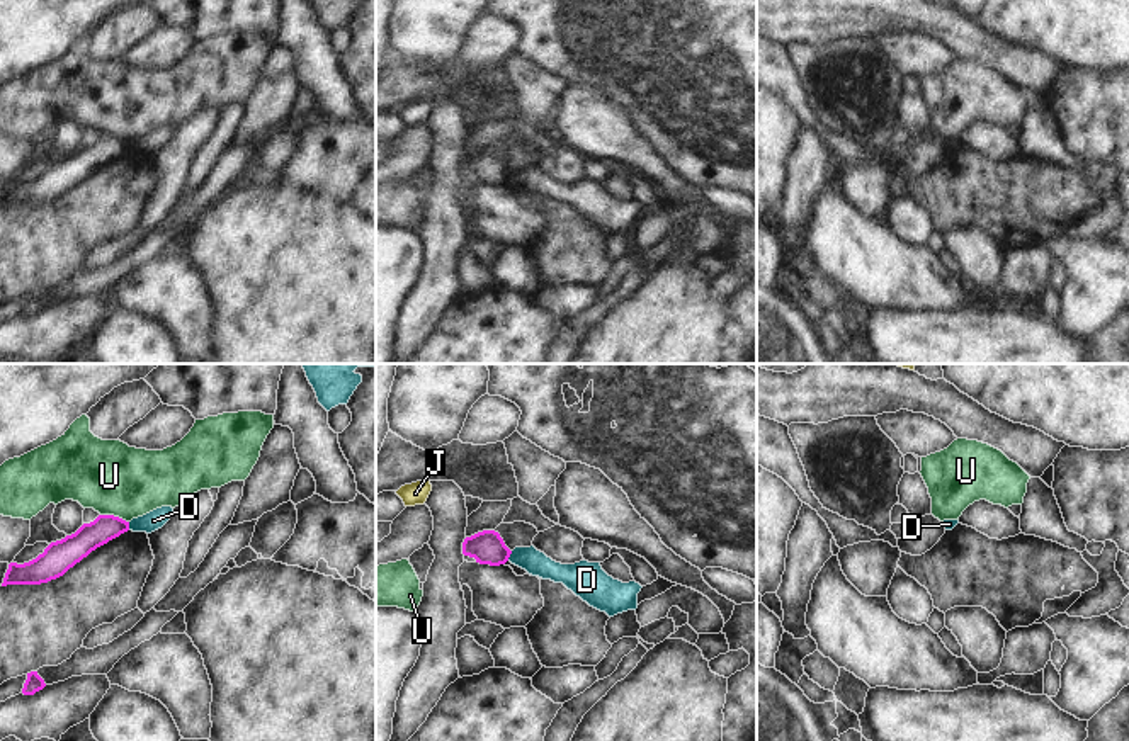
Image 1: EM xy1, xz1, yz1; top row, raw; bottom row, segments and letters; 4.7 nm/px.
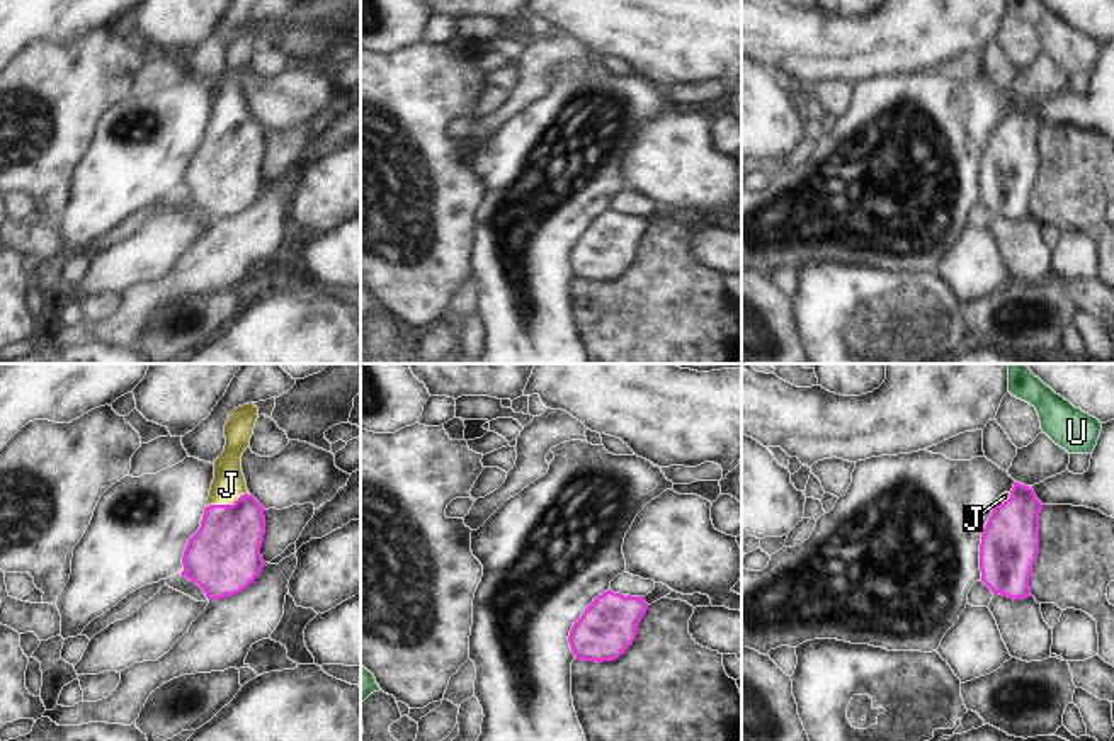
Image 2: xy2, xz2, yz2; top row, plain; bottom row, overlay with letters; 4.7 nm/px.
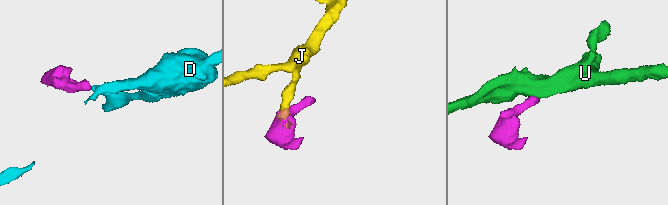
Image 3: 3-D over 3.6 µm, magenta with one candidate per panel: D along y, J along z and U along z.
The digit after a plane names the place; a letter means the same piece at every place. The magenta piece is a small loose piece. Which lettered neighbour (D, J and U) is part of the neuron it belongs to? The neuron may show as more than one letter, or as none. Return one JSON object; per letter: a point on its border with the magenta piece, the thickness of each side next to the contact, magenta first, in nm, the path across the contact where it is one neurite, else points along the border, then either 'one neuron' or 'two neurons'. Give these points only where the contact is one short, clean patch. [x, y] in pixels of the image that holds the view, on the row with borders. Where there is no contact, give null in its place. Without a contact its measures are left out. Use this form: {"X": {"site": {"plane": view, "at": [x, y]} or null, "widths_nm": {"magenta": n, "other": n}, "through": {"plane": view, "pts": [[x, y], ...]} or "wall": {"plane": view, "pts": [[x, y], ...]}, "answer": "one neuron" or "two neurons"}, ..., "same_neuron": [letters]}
{"D": {"site": {"plane": "xz1", "at": [509, 556]}, "widths_nm": {"magenta": 160, "other": 120}, "wall": {"plane": "xz1", "pts": [[512, 551], [507, 559]]}, "answer": "two neurons"}, "J": {"site": {"plane": "xy2", "at": [227, 505]}, "widths_nm": {"magenta": 360, "other": 160}, "through": {"plane": "xy2", "pts": [[223, 556], [227, 505], [228, 485]]}, "answer": "one neuron"}, "U": {"site": {"plane": "xy1", "at": [114, 517]}, "widths_nm": {"magenta": 130, "other": 340}, "wall": {"plane": "xy1", "pts": [[101, 514], [111, 514], [128, 522]]}, "answer": "two neurons"}, "same_neuron": ["J"]}

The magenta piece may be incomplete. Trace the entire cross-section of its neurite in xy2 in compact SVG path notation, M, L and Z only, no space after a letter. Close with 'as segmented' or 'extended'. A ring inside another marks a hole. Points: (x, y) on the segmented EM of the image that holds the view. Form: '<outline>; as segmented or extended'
M253 403L235 408L225 425L226 445L214 461L214 479L199 530L189 539L180 573L197 583L209 600L245 590L264 568L260 547L265 508L248 493L242 455L259 418Z; extended

